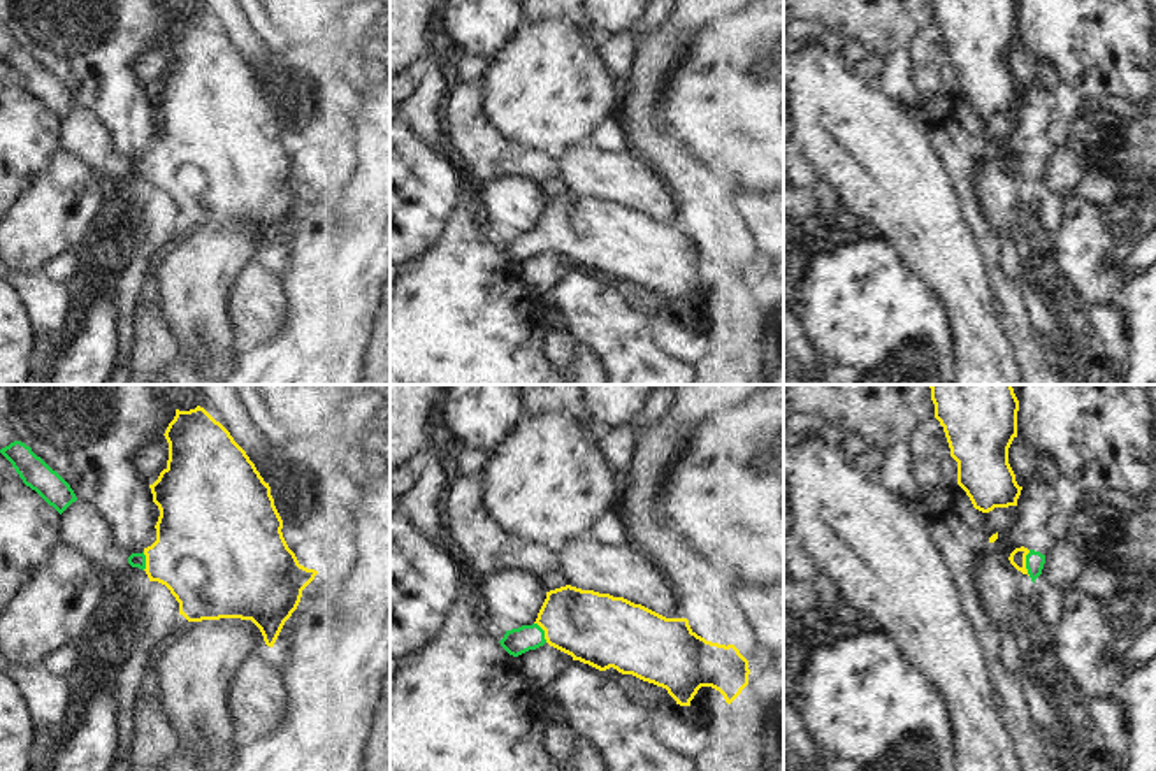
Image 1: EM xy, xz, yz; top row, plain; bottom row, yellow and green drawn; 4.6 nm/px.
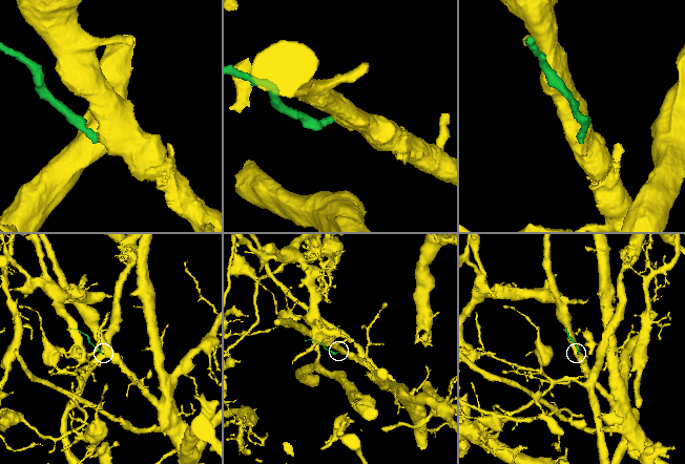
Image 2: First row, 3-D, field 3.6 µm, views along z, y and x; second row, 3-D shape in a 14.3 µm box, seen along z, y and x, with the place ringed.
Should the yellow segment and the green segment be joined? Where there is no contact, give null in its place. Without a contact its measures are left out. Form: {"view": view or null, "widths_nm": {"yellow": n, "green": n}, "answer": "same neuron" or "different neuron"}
{"view": "yz", "widths_nm": {"yellow": 80, "green": 90}, "answer": "same neuron"}

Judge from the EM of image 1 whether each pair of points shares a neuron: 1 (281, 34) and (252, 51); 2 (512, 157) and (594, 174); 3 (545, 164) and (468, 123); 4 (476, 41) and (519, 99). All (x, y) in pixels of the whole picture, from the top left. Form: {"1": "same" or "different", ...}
{"1": "different", "2": "different", "3": "same", "4": "different"}

